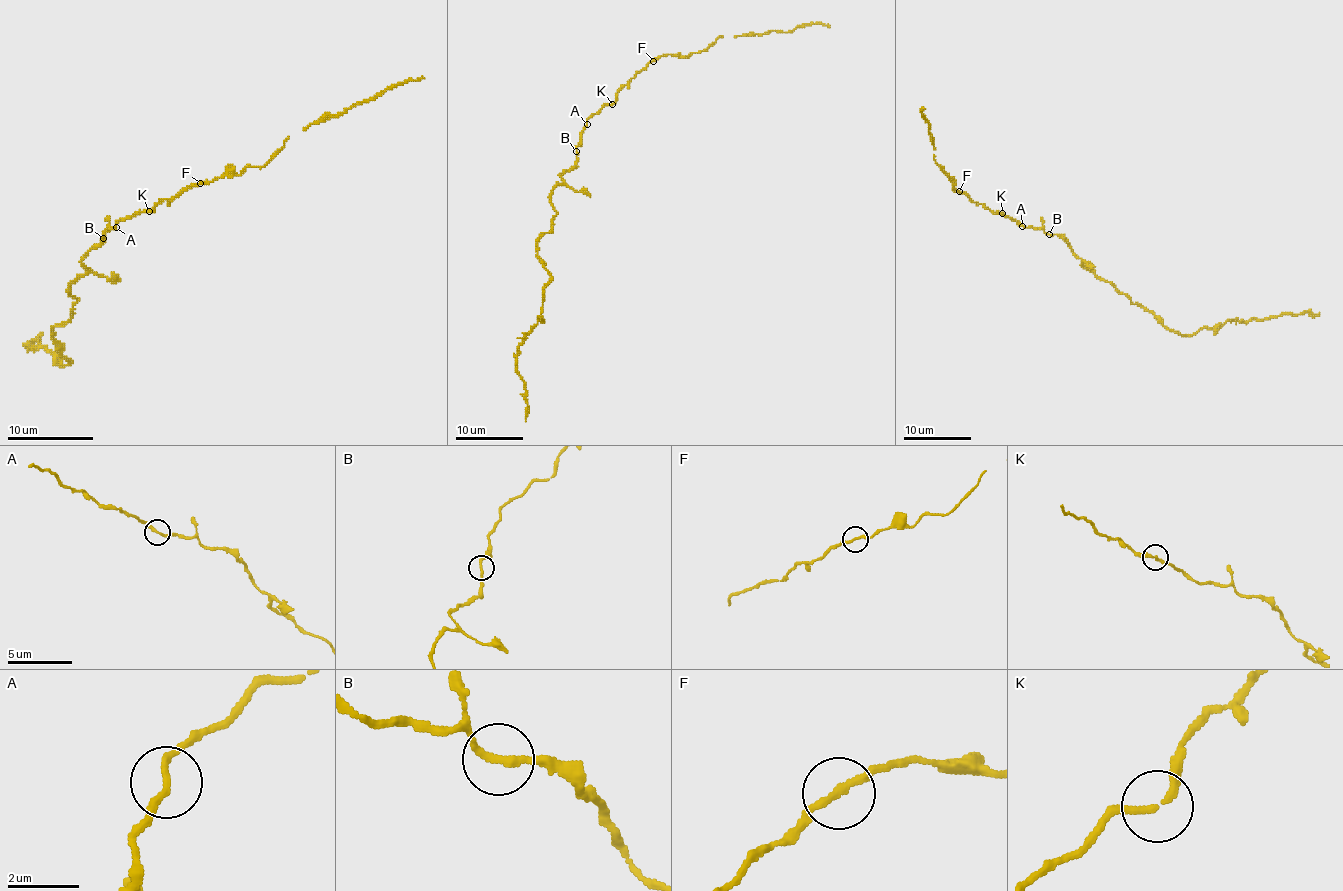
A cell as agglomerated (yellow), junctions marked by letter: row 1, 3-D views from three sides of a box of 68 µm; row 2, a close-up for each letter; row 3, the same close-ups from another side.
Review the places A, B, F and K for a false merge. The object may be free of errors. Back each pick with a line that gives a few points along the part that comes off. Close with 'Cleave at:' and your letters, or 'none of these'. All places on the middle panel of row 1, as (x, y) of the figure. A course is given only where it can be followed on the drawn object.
Cleave at: none of these

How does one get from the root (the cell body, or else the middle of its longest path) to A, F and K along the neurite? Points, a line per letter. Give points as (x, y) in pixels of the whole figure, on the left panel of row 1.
A: (103, 238), (116, 227)
F: (103, 238), (120, 220), (139, 212), (150, 212), (165, 199), (174, 199), (200, 184)
K: (103, 238), (120, 220), (139, 212), (148, 212)

